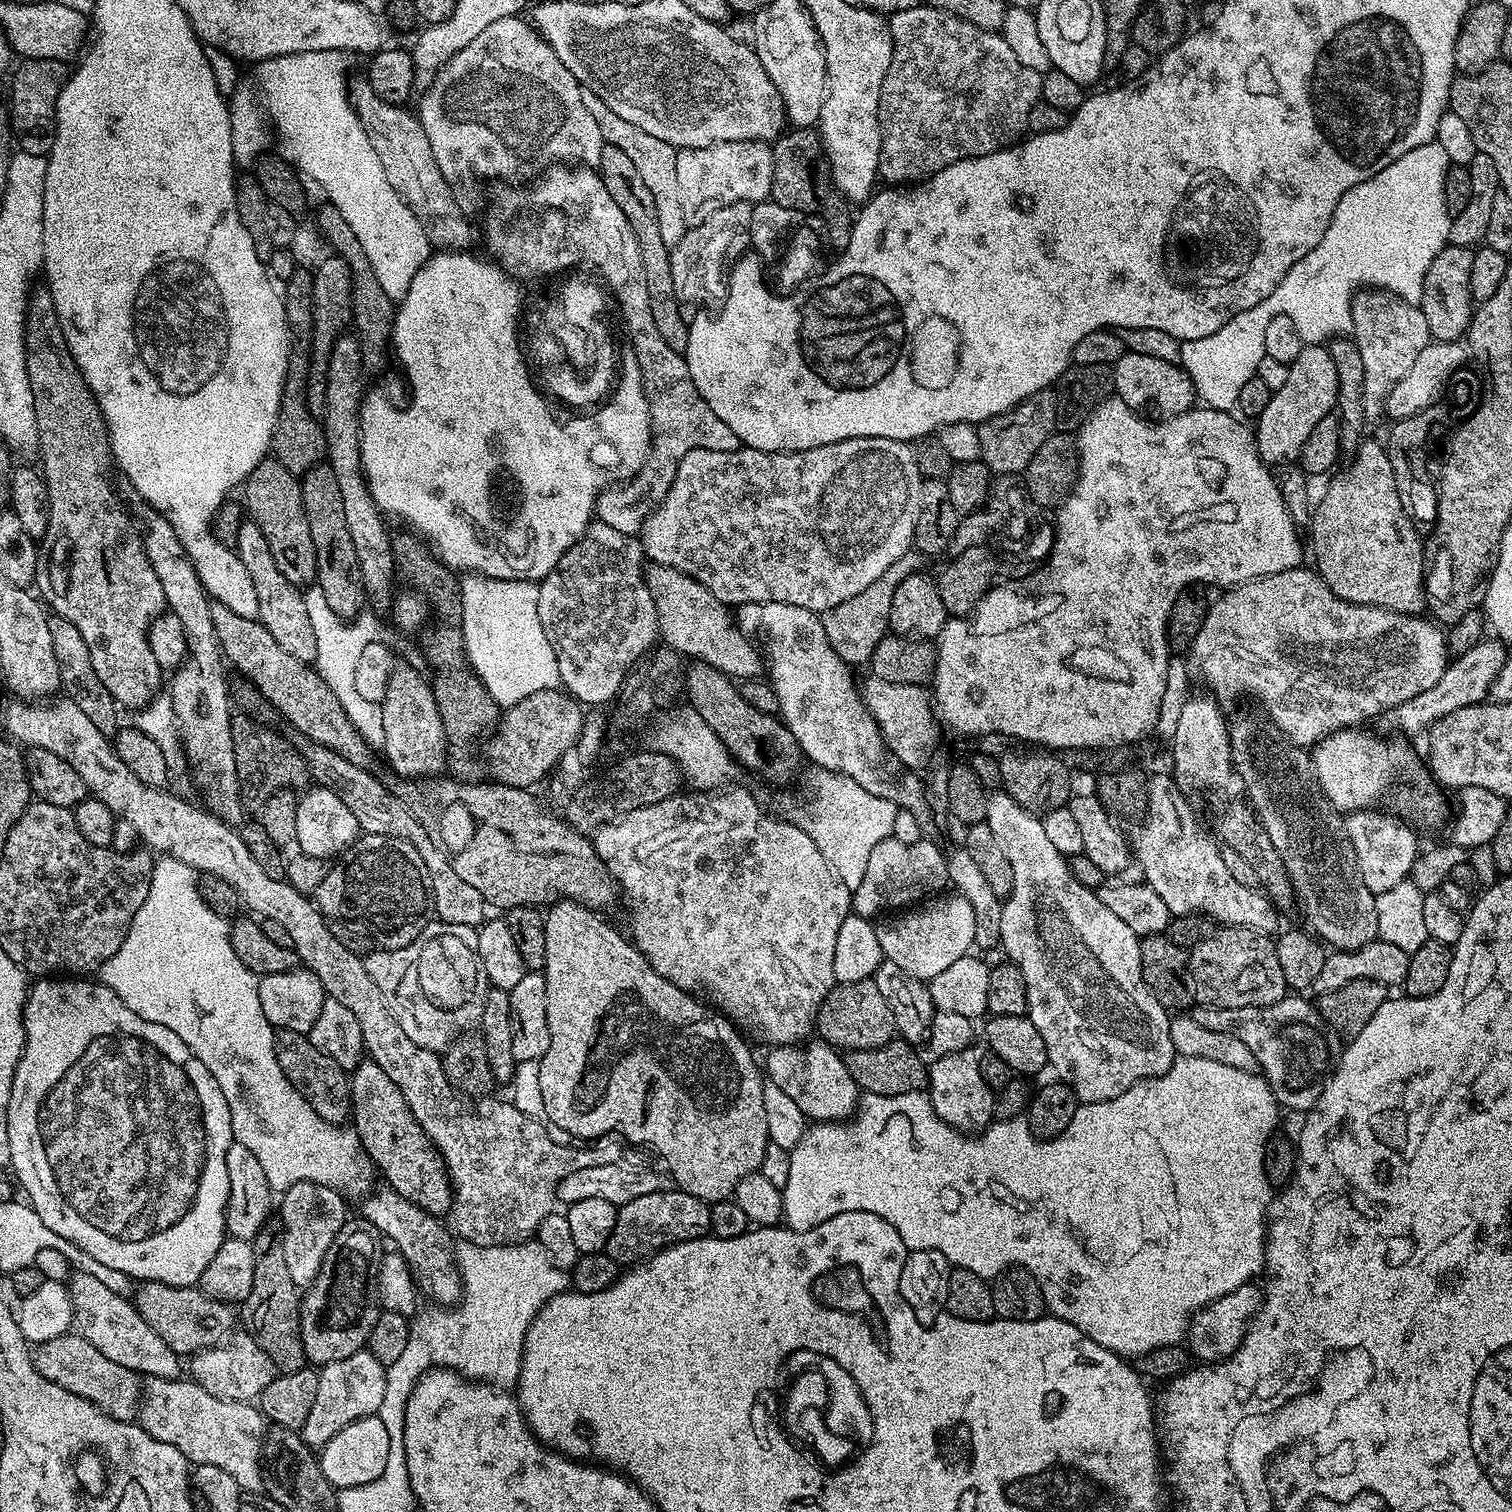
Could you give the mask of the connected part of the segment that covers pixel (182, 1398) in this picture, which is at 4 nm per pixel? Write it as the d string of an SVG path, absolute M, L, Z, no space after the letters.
M149 1376L142 1384L138 1403L138 1423L151 1436L158 1438L158 1442L166 1442L170 1446L182 1450L182 1454L193 1465L205 1464L226 1470L226 1474L231 1474L238 1482L240 1489L245 1492L258 1492L263 1489L262 1449L266 1421L264 1413L255 1403L243 1400L223 1400L207 1392L201 1384L197 1384L191 1378L167 1380Z

